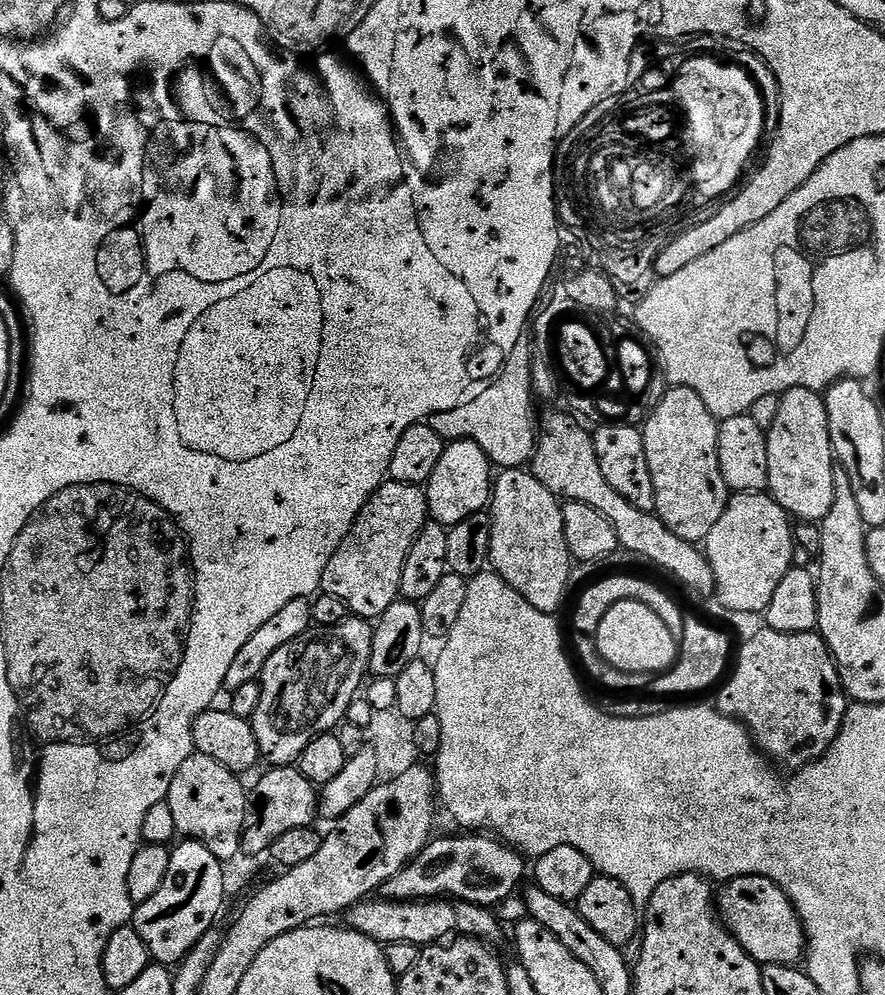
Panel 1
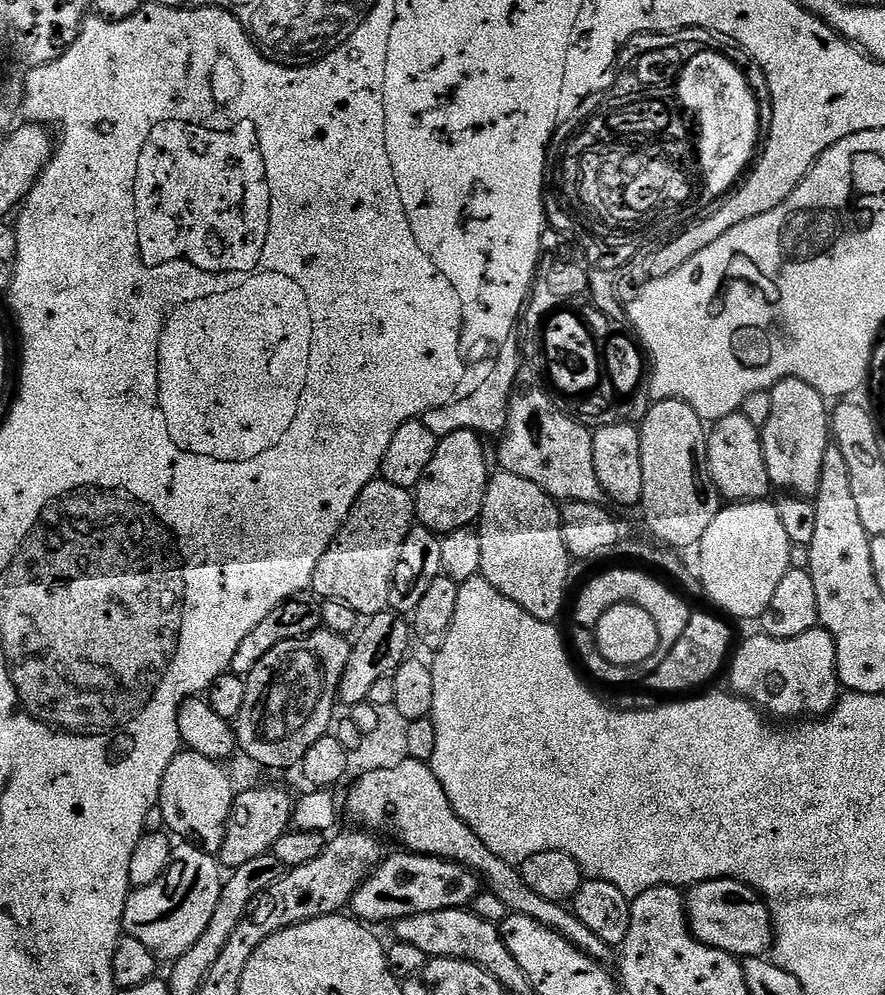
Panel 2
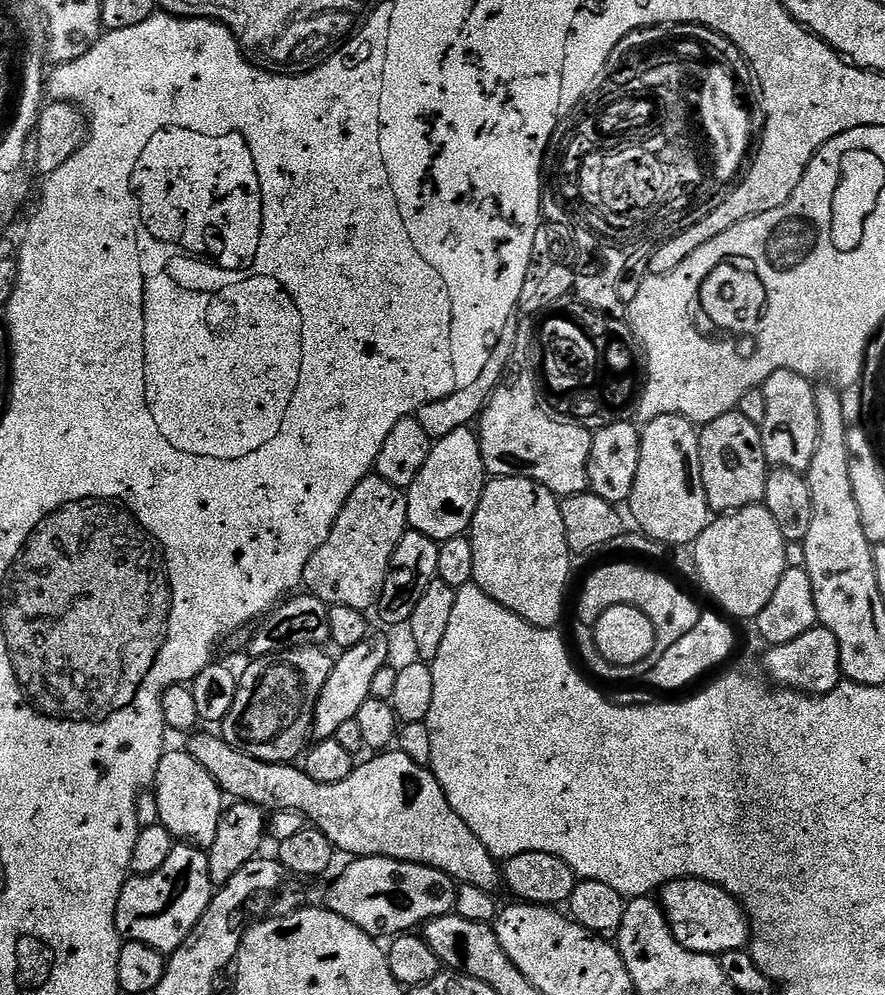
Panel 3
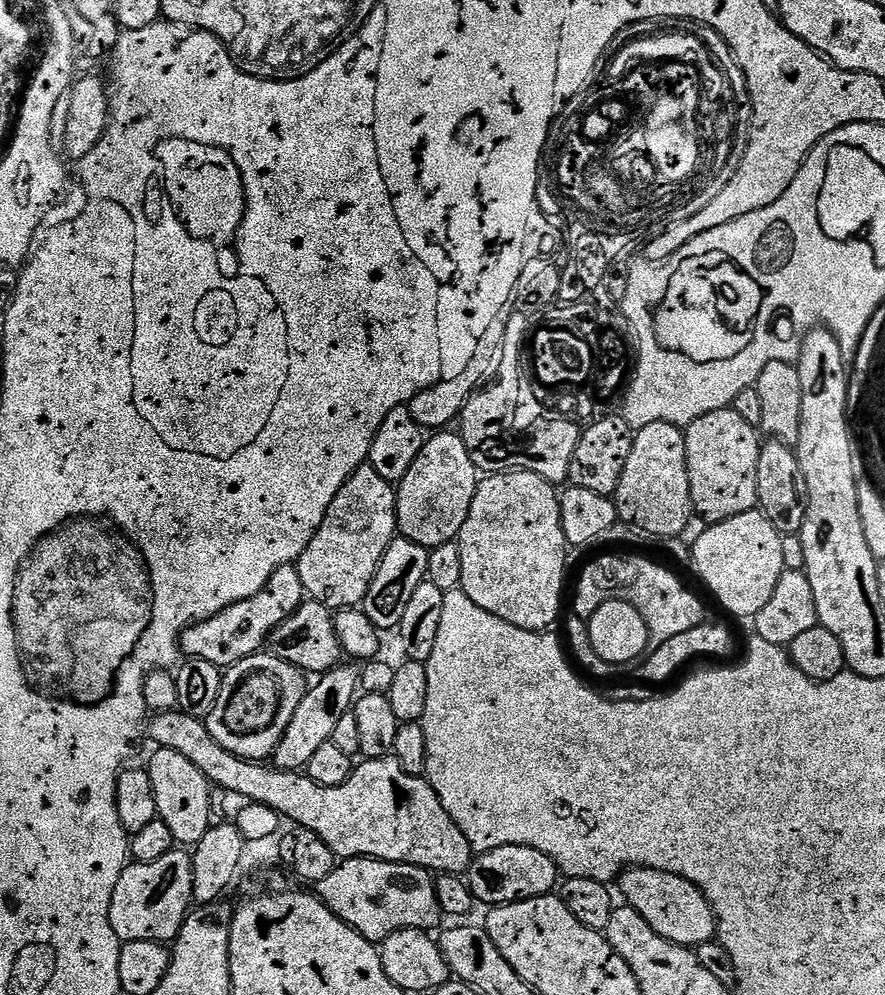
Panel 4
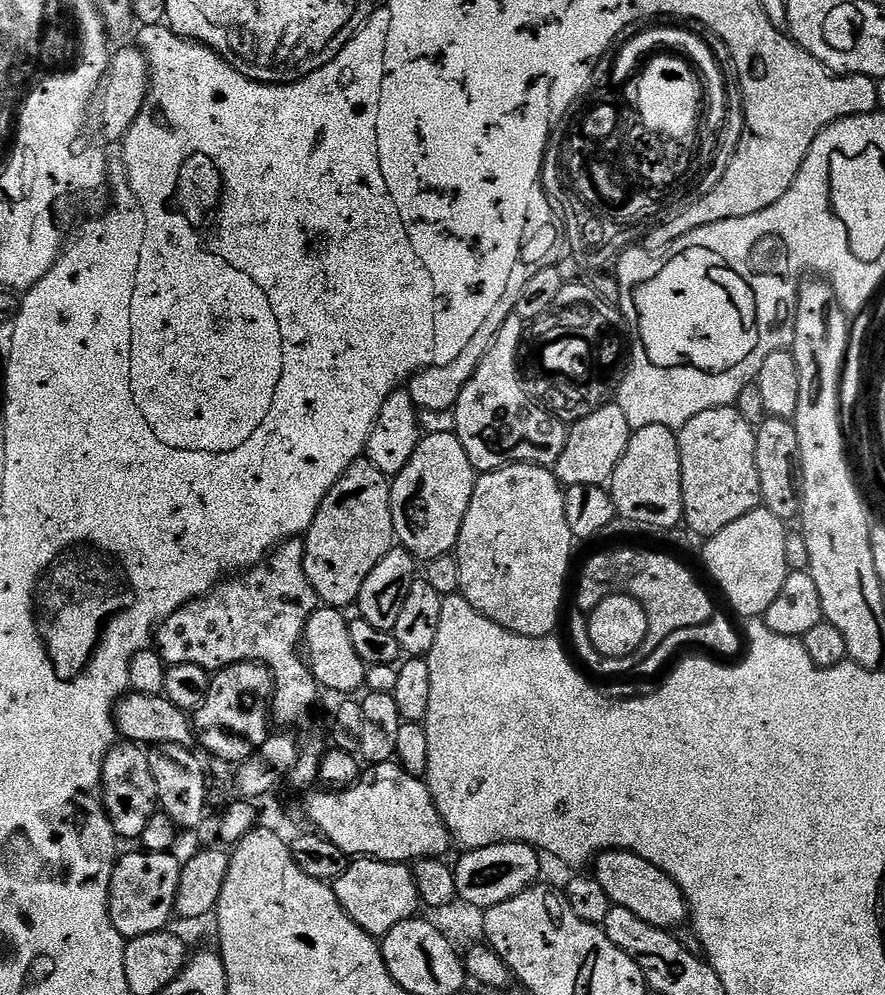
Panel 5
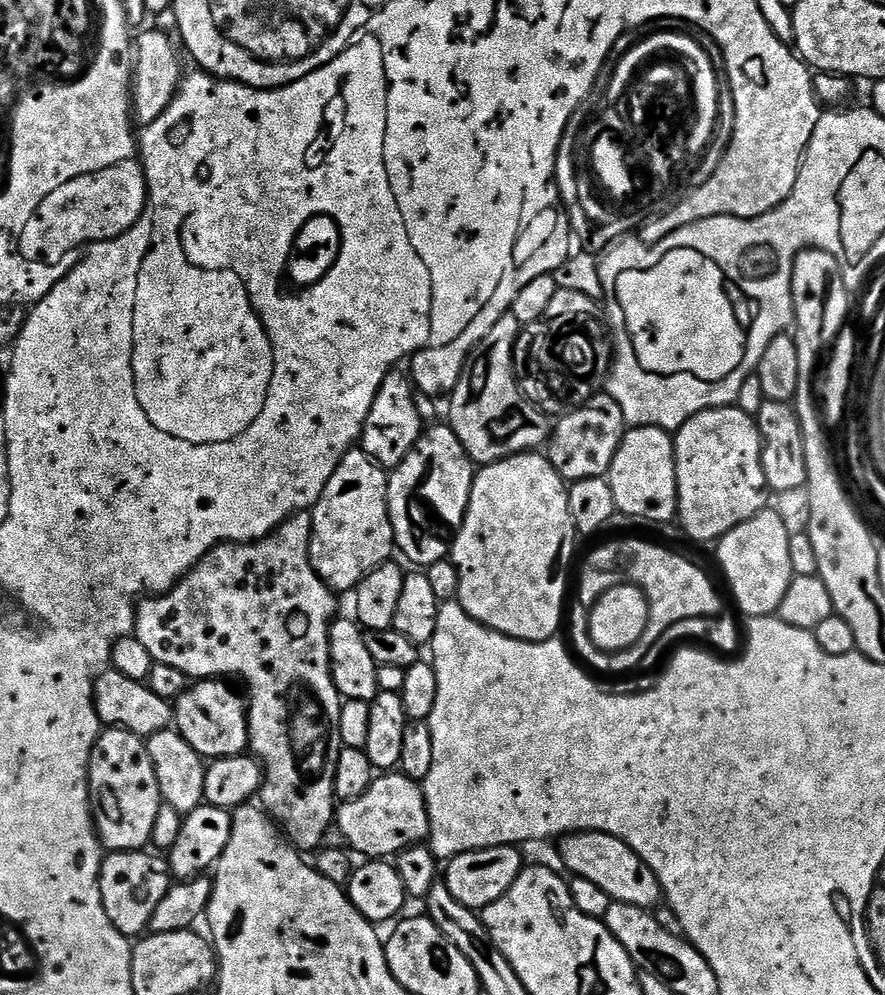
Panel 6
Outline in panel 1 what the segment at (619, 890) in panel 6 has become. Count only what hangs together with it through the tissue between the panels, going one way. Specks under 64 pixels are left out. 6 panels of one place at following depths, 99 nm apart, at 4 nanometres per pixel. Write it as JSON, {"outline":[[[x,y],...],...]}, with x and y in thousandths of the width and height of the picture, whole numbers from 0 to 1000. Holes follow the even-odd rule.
{"outline":[[[835,880],[811,896],[811,920],[824,939],[855,969],[899,971],[910,964],[908,932],[888,898],[870,882]]]}

